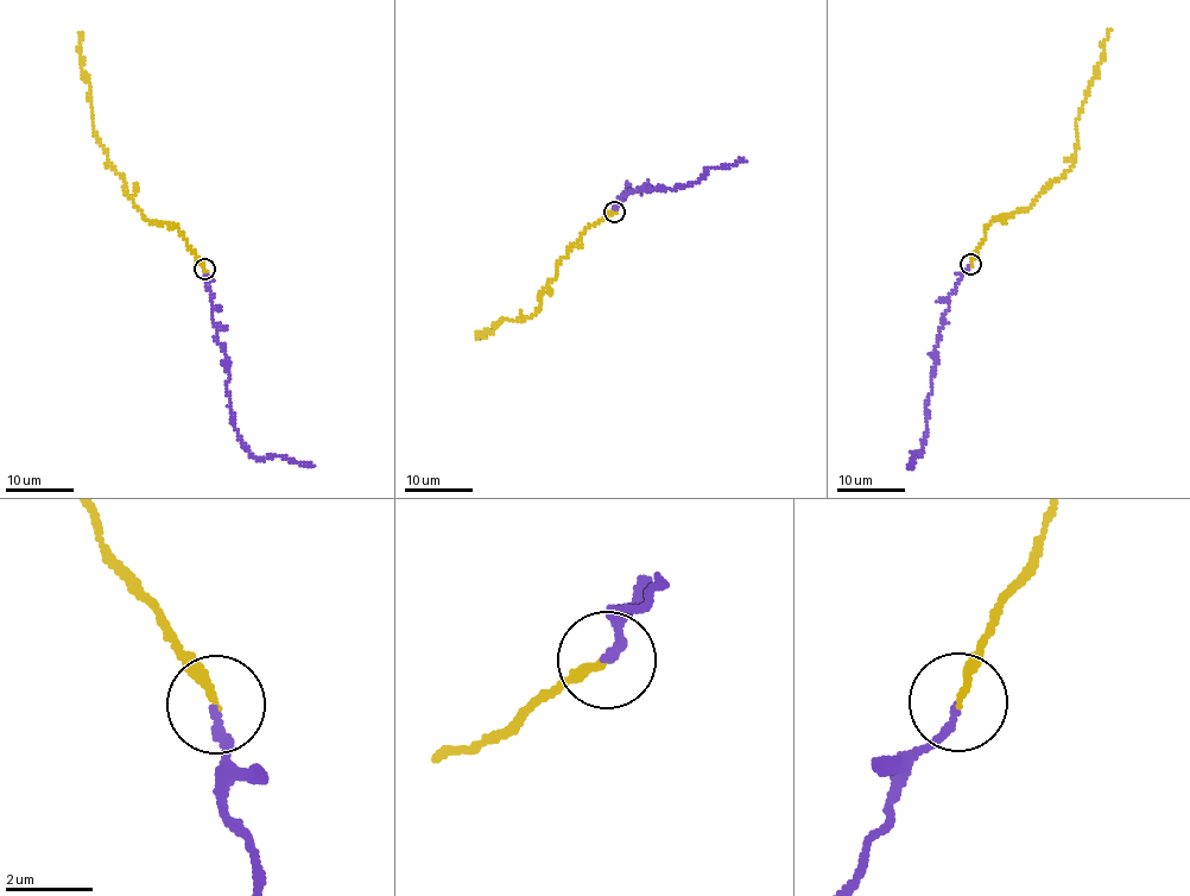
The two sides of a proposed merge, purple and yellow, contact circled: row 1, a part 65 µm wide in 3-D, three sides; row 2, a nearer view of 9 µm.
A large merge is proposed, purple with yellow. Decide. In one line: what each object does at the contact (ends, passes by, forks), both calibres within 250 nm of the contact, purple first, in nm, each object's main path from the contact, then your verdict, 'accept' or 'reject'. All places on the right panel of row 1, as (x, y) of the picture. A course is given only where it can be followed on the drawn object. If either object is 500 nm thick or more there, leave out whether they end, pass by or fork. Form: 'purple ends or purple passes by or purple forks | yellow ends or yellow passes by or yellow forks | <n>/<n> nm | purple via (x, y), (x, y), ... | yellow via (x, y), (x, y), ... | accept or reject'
purple ends | yellow ends | 170/190 nm | purple via (970, 263), (950, 296), (950, 308), (936, 340), (926, 433), (921, 455), (912, 453), (911, 468) | yellow via (970, 263), (989, 224), (1030, 208), (1073, 165), (1088, 83), (1112, 29) | accept

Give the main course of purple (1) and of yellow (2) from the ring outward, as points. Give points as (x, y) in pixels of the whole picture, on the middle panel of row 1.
1: (613, 212), (624, 195), (626, 197), (639, 188), (672, 189), (695, 182), (709, 169), (746, 161)
2: (613, 212), (584, 229), (557, 264), (538, 309), (493, 323), (479, 340)

